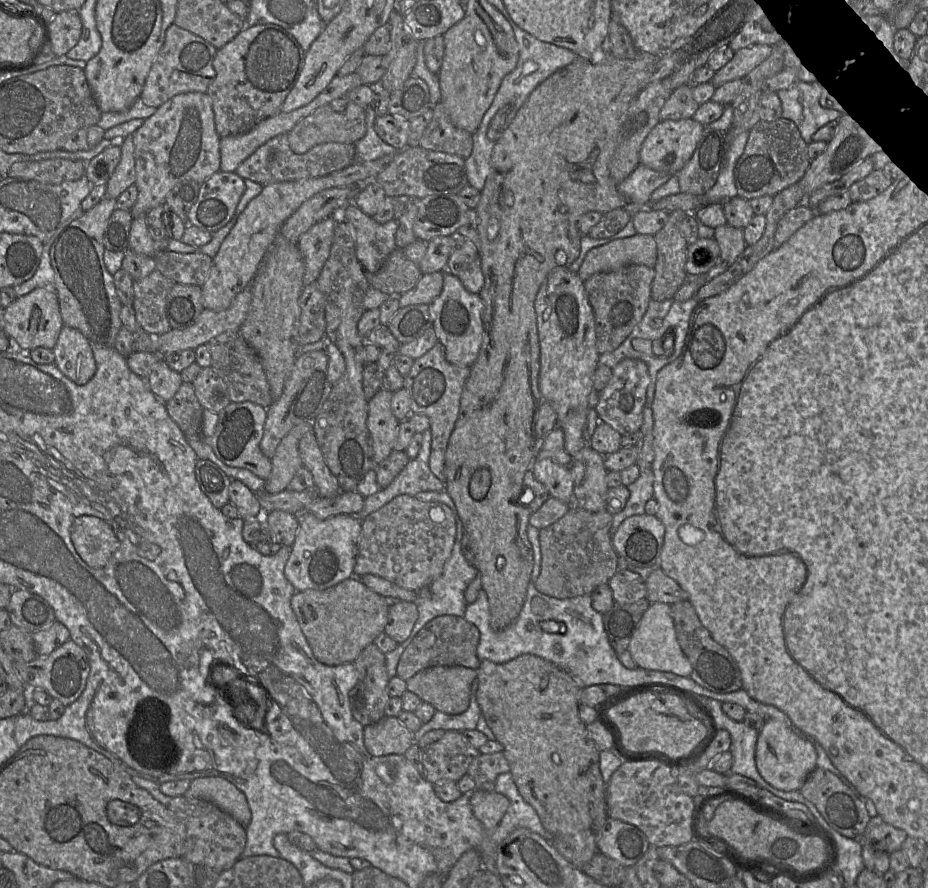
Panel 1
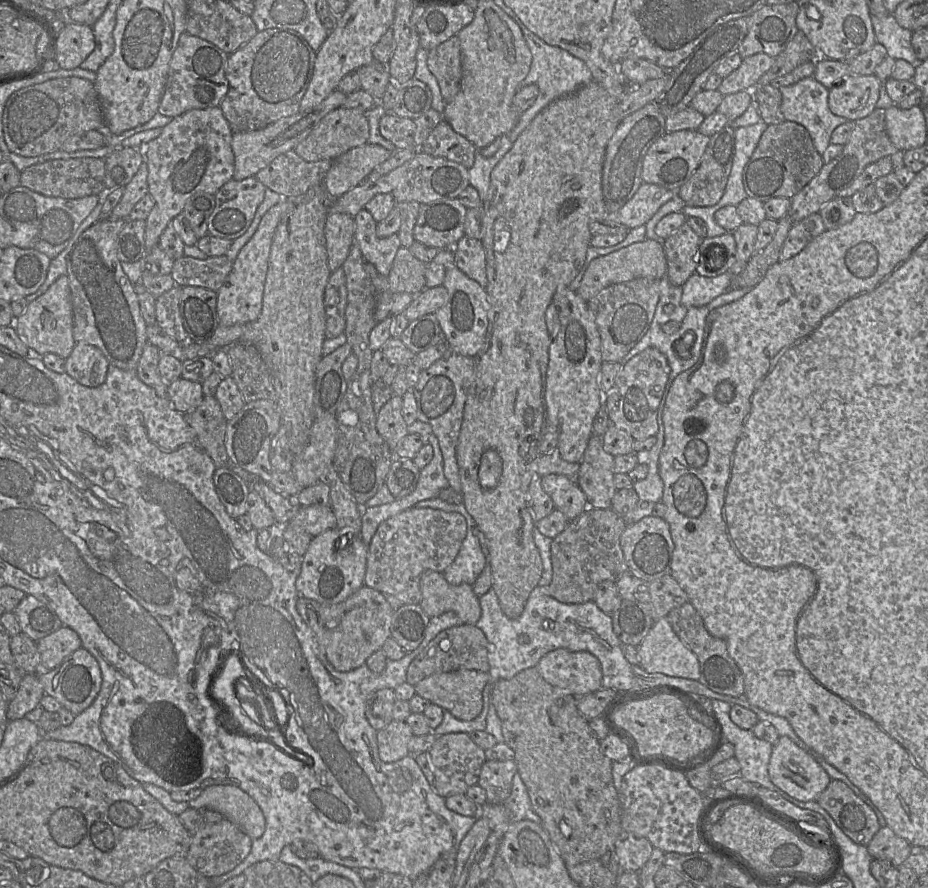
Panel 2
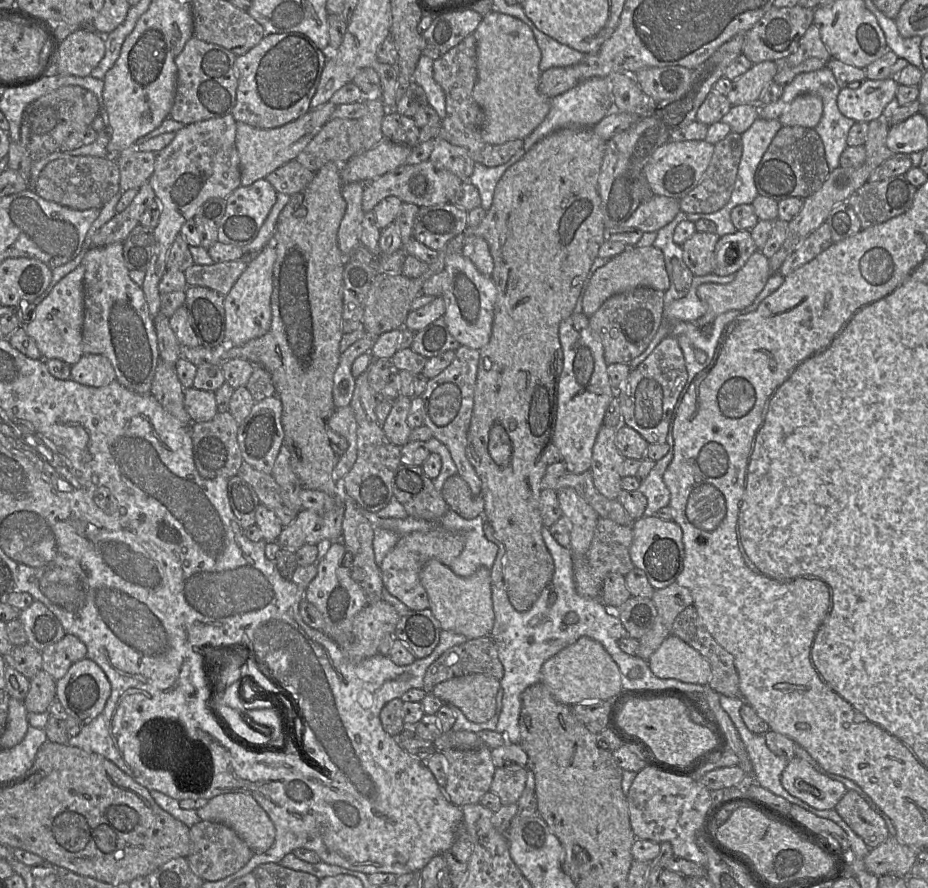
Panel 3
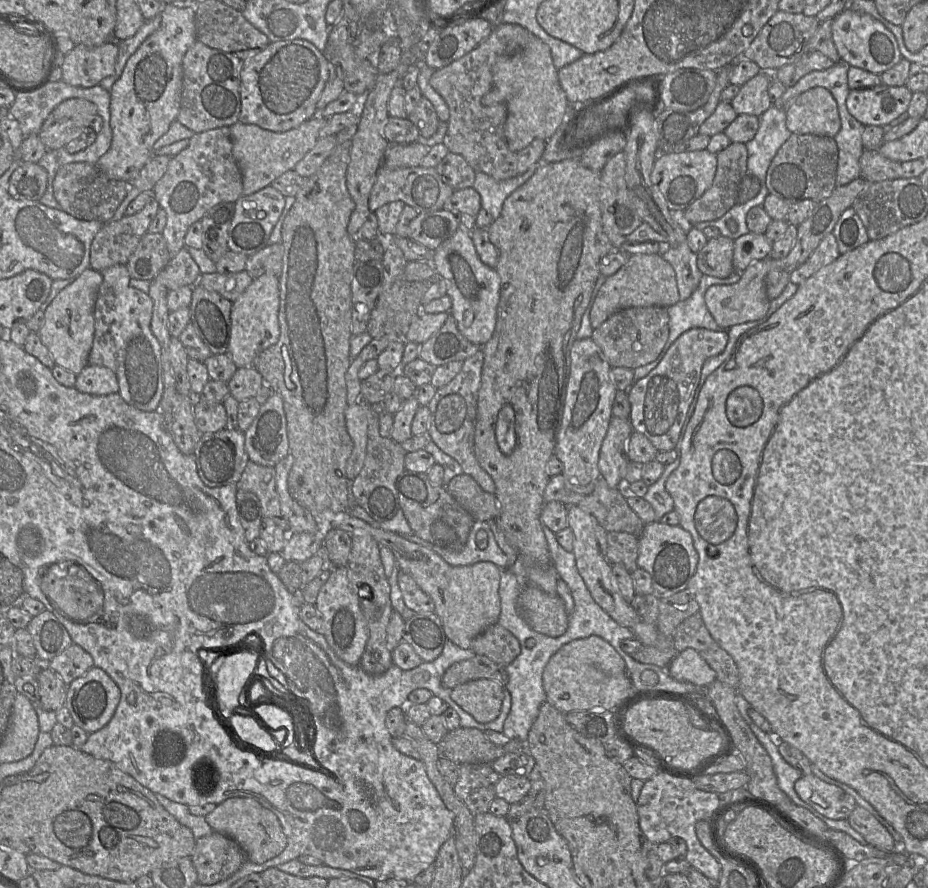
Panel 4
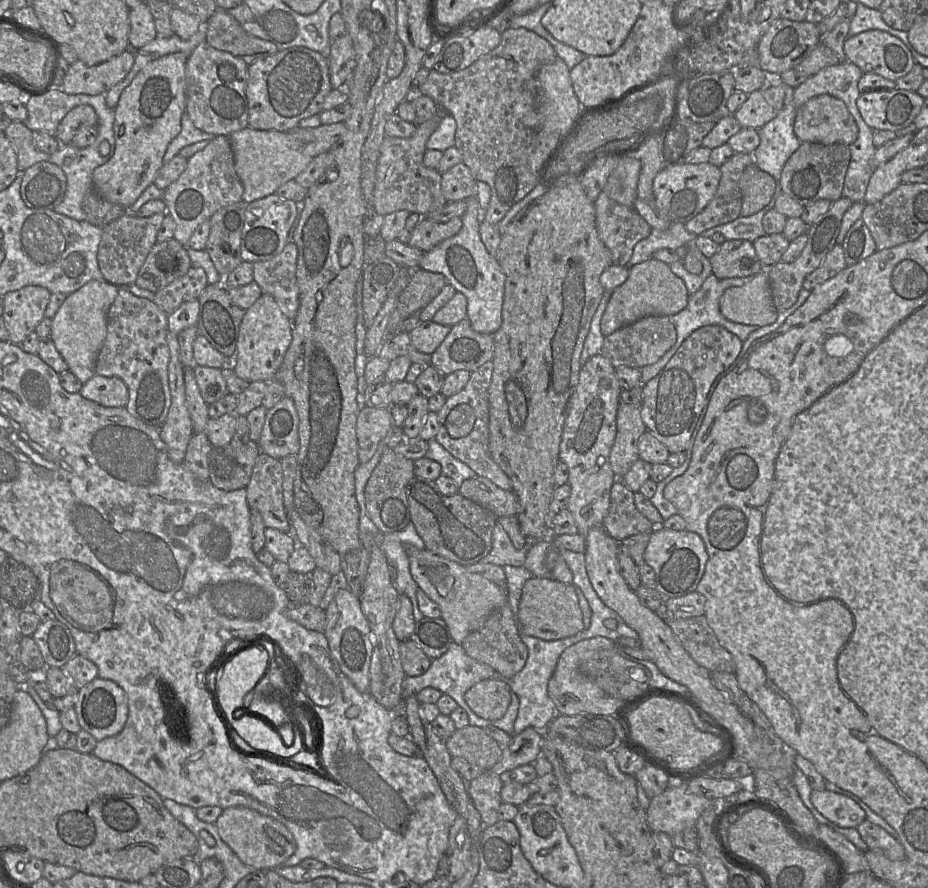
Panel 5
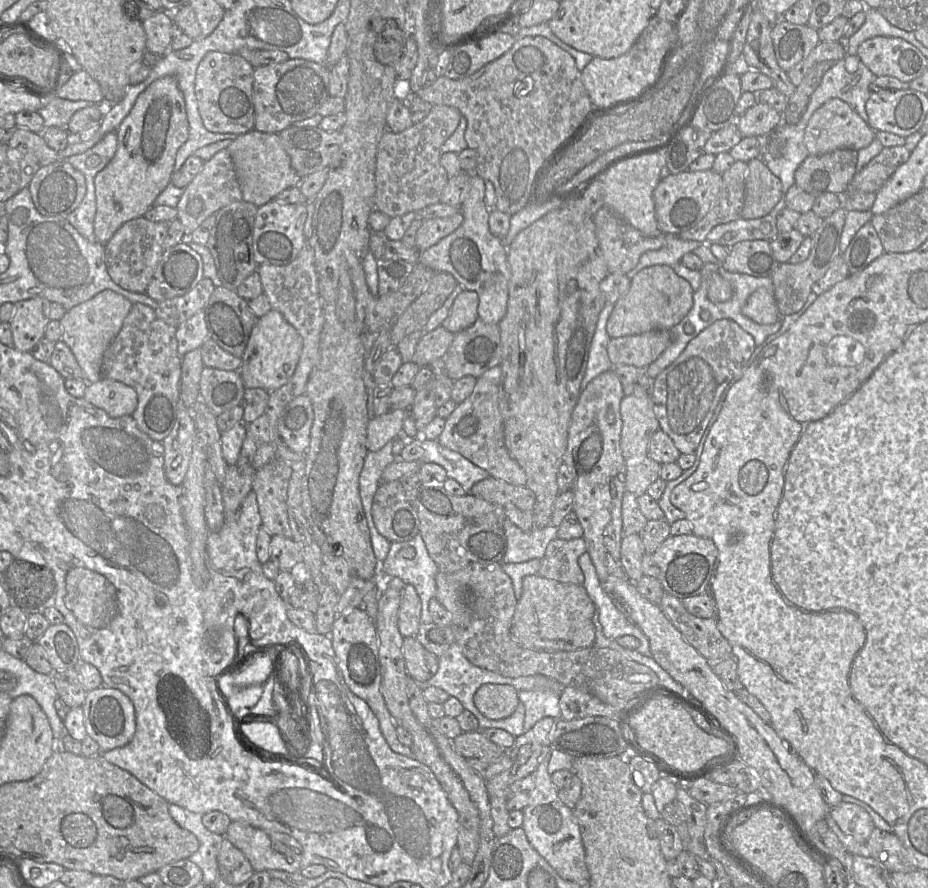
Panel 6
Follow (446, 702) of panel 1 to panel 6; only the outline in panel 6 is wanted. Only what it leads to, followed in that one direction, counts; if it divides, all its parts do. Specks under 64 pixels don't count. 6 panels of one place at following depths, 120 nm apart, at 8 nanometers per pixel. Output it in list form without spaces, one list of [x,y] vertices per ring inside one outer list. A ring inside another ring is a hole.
[[[483,684],[473,697],[477,709],[489,720],[510,717],[520,700],[518,690],[508,684]]]

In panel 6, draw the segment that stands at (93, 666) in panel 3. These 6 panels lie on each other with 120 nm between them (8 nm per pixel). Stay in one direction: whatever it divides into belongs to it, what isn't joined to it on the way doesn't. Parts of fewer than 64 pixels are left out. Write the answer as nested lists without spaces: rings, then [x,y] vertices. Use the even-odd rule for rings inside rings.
[[[104,686],[91,690],[87,692],[81,708],[86,733],[97,742],[101,752],[125,746],[133,738],[135,709],[131,700],[121,691]]]

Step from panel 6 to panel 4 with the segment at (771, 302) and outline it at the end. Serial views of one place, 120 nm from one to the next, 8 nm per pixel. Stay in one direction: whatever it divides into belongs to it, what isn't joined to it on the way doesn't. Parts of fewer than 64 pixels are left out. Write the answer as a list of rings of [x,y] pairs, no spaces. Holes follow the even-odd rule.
[[[769,257],[752,262],[741,272],[740,280],[733,284],[710,286],[704,294],[708,310],[716,323],[724,329],[749,321],[762,320],[767,316],[770,299],[766,292],[766,275],[769,271]]]

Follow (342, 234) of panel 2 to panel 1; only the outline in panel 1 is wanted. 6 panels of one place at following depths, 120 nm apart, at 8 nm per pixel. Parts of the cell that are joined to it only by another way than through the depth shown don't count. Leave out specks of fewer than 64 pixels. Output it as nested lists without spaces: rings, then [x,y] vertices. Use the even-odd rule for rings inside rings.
[[[337,217],[328,218],[313,225],[297,240],[296,245],[303,256],[304,286],[315,283],[327,261],[337,225]]]

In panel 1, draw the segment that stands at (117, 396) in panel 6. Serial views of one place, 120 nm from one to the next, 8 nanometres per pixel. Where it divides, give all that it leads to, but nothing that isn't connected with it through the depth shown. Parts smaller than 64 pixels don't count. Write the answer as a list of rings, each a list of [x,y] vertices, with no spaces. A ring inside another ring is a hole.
[[[64,325],[52,351],[54,365],[75,384],[84,385],[95,375],[90,341],[79,330]]]

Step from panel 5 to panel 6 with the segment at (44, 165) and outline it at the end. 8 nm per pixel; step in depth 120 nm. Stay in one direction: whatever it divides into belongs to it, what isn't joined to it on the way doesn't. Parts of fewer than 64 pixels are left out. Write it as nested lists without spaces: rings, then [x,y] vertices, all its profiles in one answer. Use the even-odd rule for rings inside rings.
[[[57,160],[41,167],[27,188],[41,214],[66,218],[84,199],[86,180],[70,163]]]

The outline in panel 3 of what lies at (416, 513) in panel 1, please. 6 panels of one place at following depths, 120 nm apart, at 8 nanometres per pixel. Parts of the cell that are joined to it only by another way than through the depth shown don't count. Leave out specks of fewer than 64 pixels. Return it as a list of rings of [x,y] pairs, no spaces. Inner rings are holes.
[[[442,525],[427,532],[416,531],[400,536],[395,547],[379,565],[384,588],[410,610],[429,609],[429,597],[419,578],[422,567],[432,559],[449,567],[463,550],[465,540],[464,533],[447,530]]]

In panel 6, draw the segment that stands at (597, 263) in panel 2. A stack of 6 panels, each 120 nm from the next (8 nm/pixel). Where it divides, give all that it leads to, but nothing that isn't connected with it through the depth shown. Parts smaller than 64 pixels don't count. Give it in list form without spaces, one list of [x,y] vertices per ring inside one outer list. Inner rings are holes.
[[[668,265],[641,269],[630,279],[628,292],[612,308],[606,329],[610,338],[638,335],[652,330],[668,329],[678,324],[693,306],[691,284]]]

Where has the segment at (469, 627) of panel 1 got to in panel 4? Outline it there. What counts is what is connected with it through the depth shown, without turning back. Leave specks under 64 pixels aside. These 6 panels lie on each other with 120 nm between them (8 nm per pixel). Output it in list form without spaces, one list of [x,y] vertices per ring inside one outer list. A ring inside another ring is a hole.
[[[475,655],[469,660],[451,665],[443,674],[441,684],[444,688],[454,687],[477,679],[491,679],[499,682],[503,687],[508,682],[506,667],[502,667],[486,656]]]

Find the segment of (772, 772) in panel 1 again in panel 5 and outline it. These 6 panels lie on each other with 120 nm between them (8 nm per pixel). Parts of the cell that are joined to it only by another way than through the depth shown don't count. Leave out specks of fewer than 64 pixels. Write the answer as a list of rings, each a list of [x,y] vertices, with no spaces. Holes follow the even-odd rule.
[[[827,789],[813,790],[811,802],[819,813],[843,828],[857,828],[866,819],[864,810],[854,800]]]

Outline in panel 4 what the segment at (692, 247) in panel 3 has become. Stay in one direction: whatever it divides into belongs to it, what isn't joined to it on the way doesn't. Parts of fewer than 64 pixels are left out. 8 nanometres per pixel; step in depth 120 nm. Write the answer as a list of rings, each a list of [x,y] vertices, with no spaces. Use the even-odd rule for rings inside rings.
[[[725,236],[708,239],[706,245],[697,252],[697,267],[704,275],[727,278],[735,270],[733,266],[734,240]]]

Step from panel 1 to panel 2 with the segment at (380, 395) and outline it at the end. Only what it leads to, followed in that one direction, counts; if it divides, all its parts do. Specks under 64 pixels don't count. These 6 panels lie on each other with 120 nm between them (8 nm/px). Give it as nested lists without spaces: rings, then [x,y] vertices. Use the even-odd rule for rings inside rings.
[[[394,395],[382,407],[376,418],[376,428],[379,435],[393,451],[409,434],[408,425],[402,415],[402,406],[402,397]]]

